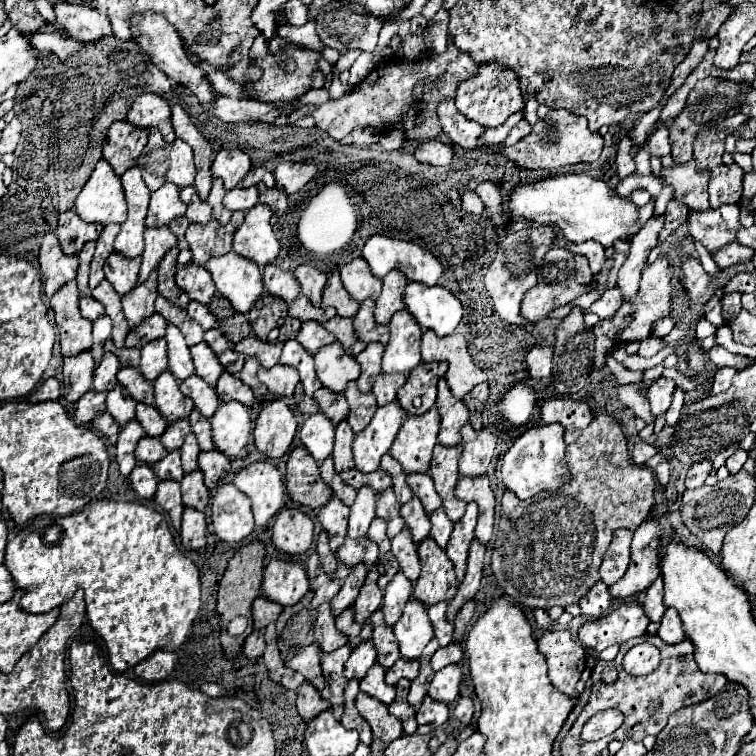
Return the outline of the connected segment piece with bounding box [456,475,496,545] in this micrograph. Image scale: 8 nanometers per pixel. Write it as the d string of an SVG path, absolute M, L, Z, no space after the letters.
M486 475L478 479L466 479L462 477L456 487L456 497L470 503L474 501L478 505L478 525L476 525L476 539L482 545L488 545L492 531L494 531L494 507L496 499L490 489L490 481Z

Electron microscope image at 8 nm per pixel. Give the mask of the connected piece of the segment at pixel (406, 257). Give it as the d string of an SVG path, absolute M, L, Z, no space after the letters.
M374 235L366 241L362 255L378 279L382 279L388 271L398 269L408 277L408 281L418 281L432 287L442 277L440 261L432 253L408 241Z

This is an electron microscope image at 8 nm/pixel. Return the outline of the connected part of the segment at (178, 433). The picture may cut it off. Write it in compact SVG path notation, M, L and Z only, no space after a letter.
M182 419L182 423L172 423L166 429L166 435L162 435L162 445L166 447L166 451L176 451L182 447L186 435L190 433L190 423L188 419Z

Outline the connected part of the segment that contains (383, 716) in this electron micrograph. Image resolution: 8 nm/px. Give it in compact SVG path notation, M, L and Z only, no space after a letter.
M360 691L356 697L356 709L372 727L374 751L384 751L388 743L402 735L402 723L398 723L398 719L388 713L388 707L384 703L378 703L376 699L370 699L366 693Z

